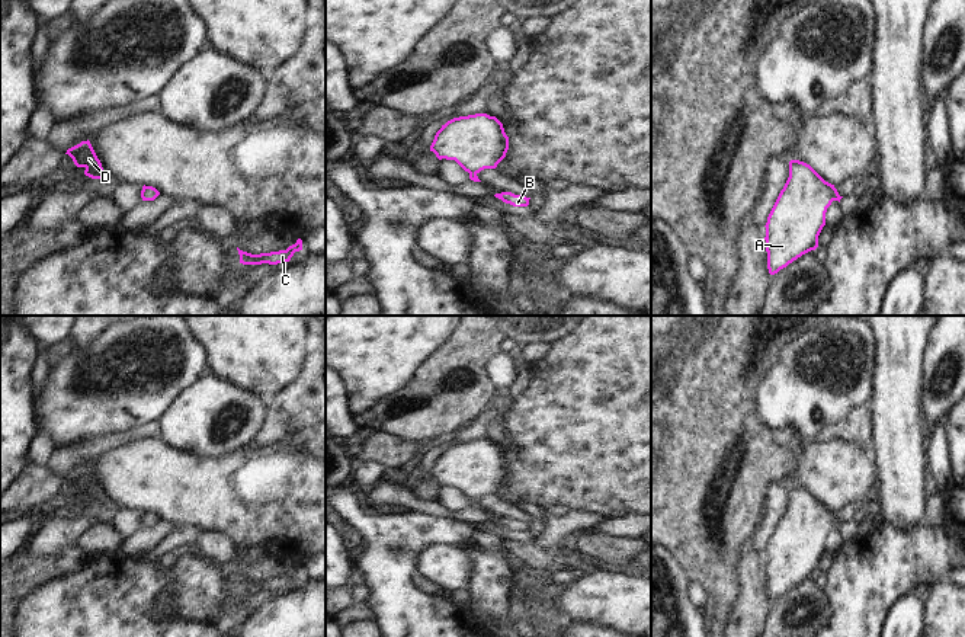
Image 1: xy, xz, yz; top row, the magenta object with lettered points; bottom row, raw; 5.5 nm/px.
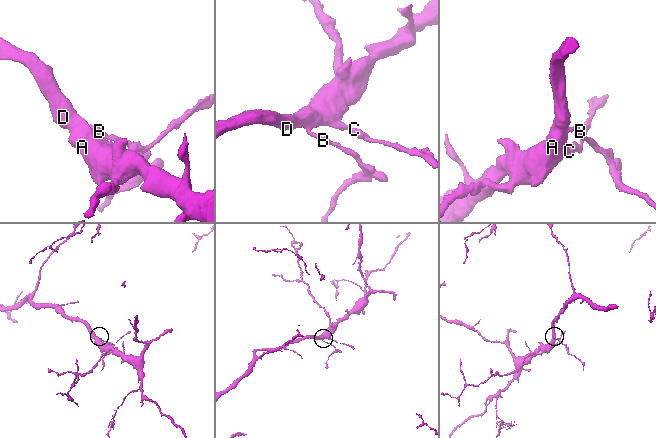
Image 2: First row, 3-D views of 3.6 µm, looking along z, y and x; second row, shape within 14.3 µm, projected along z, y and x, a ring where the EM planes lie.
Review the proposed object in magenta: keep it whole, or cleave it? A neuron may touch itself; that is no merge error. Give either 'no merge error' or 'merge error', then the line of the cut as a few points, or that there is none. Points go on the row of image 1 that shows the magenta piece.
no merge error; cut none

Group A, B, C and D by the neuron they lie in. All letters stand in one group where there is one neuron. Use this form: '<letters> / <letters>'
A B C D

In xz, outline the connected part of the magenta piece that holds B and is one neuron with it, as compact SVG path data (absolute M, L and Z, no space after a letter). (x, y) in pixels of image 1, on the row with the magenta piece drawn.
M501 192L496 193L494 196L513 207L528 207L530 199L523 195L514 195L512 192Z

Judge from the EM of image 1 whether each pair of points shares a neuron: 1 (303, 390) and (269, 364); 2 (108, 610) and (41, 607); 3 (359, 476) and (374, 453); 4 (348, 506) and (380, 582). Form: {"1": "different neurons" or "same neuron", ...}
{"1": "different neurons", "2": "same neuron", "3": "different neurons", "4": "same neuron"}

